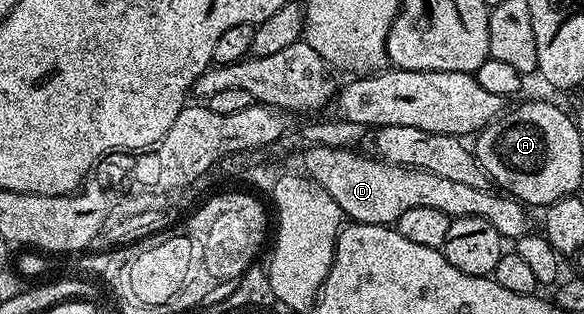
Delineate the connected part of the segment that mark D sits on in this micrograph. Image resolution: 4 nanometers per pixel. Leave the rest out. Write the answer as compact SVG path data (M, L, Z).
M326 145L306 147L302 152L303 174L322 189L326 189L326 193L334 197L340 212L351 222L394 225L398 217L402 217L402 213L407 213L409 209L419 209L423 205L429 209L438 209L453 219L482 217L490 221L490 225L494 225L494 229L498 229L498 233L508 241L515 241L529 234L529 212L519 199L495 190L473 189L471 185L438 177L438 173L386 163L379 157L367 159L366 156L359 155L360 153L356 149Z

